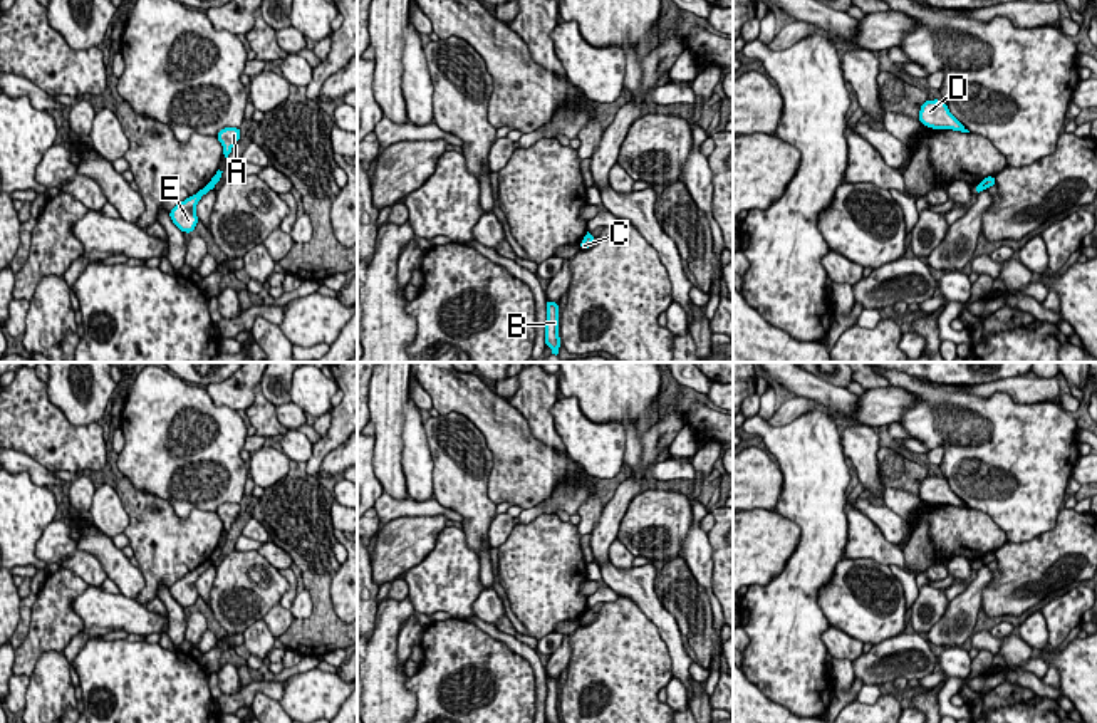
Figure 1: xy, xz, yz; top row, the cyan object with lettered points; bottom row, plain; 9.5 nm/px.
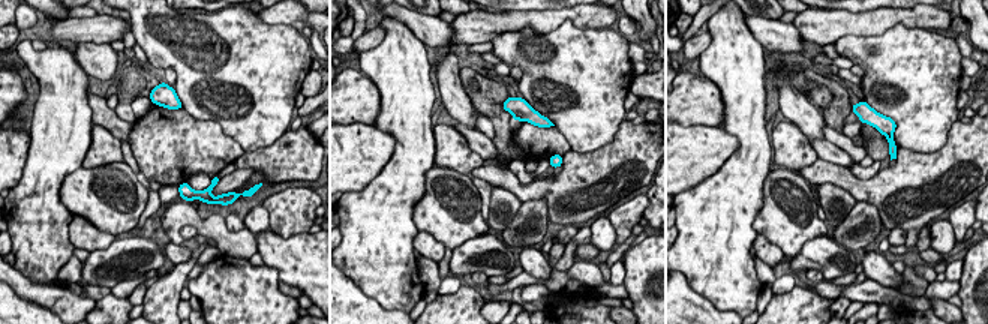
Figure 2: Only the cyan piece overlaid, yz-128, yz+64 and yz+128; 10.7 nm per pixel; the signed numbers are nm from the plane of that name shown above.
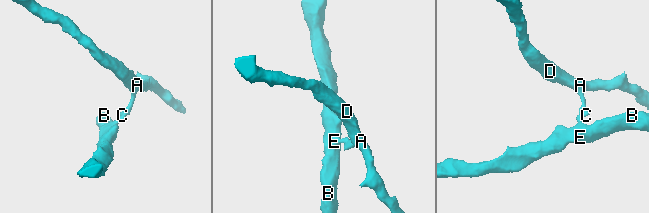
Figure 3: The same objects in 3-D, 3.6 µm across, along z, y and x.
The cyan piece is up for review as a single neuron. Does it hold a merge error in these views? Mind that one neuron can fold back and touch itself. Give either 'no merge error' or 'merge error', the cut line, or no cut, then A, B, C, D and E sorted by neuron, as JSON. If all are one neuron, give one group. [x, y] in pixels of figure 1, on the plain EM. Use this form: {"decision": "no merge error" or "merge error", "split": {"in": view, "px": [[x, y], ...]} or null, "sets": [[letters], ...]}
{"decision": "merge error", "split": {"in": "yz", "px": [[982, 559], [985, 564]]}, "sets": [["A", "C", "D"], ["B", "E"]]}

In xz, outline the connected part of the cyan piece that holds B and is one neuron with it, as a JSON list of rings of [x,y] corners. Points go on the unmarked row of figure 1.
[[[545,678],[547,683],[547,700],[545,700],[545,721],[560,723],[559,713],[559,678]]]

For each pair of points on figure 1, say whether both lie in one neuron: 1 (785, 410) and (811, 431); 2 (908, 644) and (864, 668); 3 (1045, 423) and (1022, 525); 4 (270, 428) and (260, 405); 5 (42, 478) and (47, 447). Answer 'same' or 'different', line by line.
1: different
2: same
3: same
4: same
5: different

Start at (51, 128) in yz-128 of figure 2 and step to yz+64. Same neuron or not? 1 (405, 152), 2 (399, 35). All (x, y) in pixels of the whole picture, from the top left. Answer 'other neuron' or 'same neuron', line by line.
1: same neuron
2: same neuron

